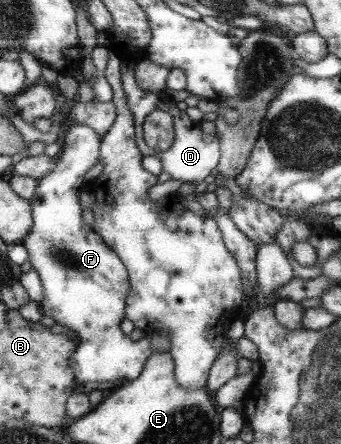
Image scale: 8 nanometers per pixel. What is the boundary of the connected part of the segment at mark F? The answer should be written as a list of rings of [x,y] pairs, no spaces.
[[[72,125],[64,132],[63,145],[55,157],[56,164],[49,174],[37,179],[37,186],[30,200],[32,228],[29,235],[21,240],[27,250],[27,260],[31,264],[43,286],[43,301],[39,303],[43,316],[51,318],[55,324],[60,324],[75,332],[78,337],[77,346],[69,356],[69,367],[74,374],[75,384],[83,382],[114,382],[126,378],[135,380],[141,373],[147,357],[150,357],[151,346],[144,336],[132,341],[119,329],[119,323],[124,318],[125,297],[130,284],[128,274],[119,257],[91,231],[89,225],[82,220],[82,207],[79,205],[79,193],[89,187],[83,178],[93,165],[98,163],[100,150],[99,135],[91,128]]]

